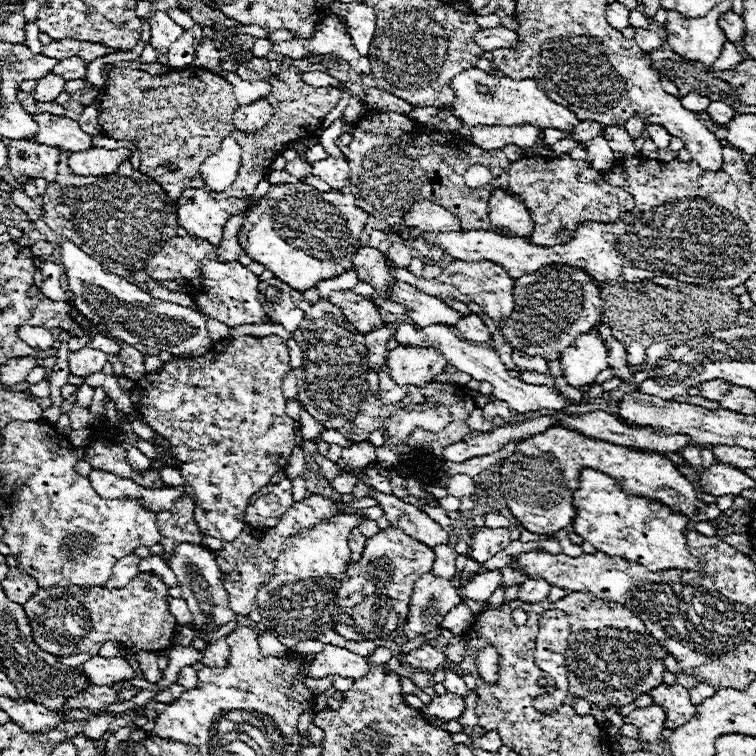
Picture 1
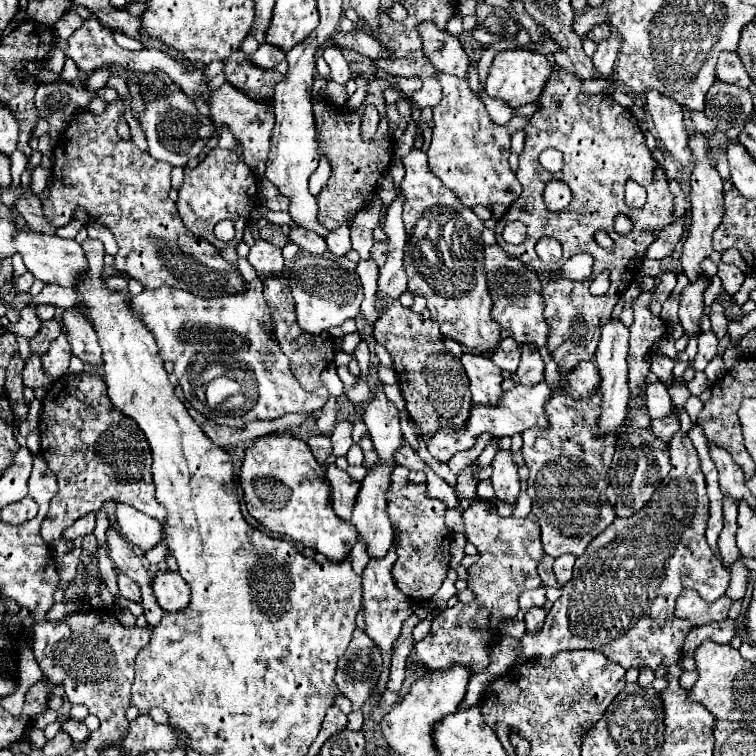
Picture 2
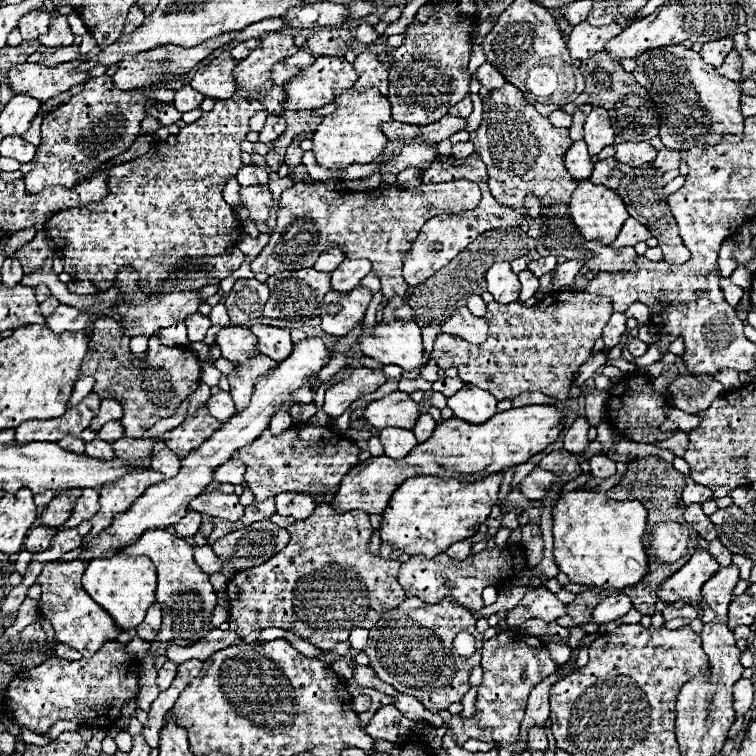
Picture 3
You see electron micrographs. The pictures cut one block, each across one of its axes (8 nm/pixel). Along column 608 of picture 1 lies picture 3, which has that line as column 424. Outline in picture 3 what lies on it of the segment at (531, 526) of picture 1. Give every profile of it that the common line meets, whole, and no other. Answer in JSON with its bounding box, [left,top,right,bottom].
[330,404,566,514]

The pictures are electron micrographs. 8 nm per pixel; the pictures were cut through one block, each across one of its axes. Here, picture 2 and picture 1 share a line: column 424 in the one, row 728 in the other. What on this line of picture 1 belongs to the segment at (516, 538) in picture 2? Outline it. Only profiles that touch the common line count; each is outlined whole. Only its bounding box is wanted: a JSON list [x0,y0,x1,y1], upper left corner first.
[624,706,666,742]

